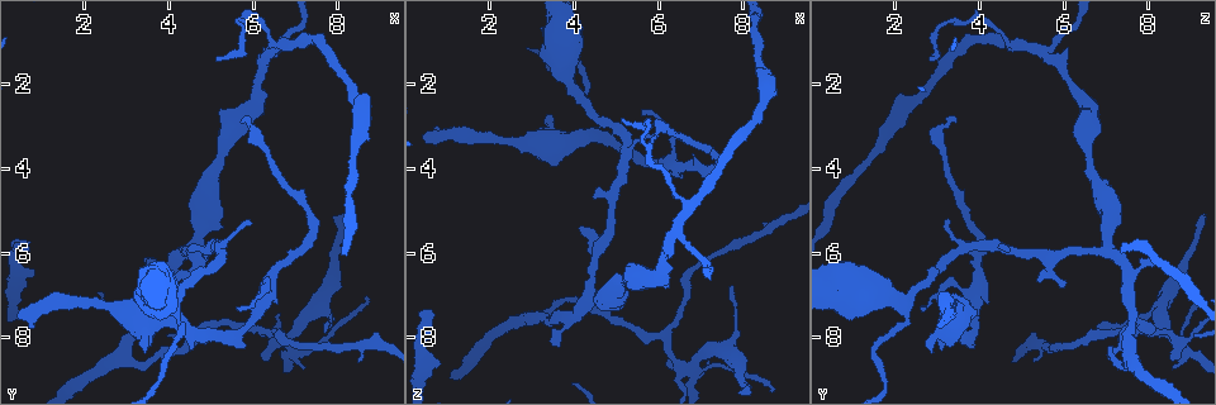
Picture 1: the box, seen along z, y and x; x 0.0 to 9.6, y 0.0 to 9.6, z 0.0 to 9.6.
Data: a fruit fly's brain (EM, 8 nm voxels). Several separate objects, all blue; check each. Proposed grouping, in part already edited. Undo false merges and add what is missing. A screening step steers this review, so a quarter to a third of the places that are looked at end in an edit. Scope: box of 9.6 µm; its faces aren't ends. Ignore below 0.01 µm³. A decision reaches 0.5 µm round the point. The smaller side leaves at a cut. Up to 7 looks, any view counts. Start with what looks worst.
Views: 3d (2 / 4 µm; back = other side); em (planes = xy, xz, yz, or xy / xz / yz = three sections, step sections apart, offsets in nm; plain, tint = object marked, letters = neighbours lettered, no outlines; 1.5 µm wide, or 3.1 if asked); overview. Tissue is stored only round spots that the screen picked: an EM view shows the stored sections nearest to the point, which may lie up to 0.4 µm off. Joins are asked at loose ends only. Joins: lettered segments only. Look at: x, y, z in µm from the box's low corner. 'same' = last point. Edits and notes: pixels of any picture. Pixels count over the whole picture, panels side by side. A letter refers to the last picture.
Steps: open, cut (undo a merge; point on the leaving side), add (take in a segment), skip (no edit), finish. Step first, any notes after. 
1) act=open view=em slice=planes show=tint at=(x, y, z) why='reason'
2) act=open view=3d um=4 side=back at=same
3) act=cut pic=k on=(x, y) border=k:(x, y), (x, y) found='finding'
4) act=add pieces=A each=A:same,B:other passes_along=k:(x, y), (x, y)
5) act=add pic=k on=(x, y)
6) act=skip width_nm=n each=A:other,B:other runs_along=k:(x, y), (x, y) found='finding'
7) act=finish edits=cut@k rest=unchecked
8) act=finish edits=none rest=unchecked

act=open view=3d um=4 at=(6.65, 8.20, 8.75) why='sharp bend'

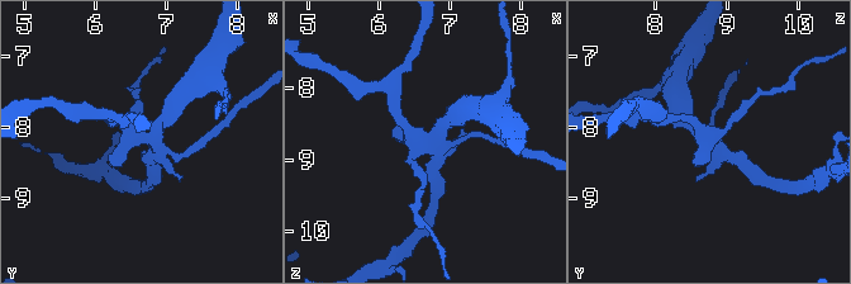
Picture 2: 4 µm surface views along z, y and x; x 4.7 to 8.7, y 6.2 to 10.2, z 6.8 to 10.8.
act=open view=em slice=xz step=8 show=letters at=(6.65, 8.15, 8.80) why='shape alone is not enough'

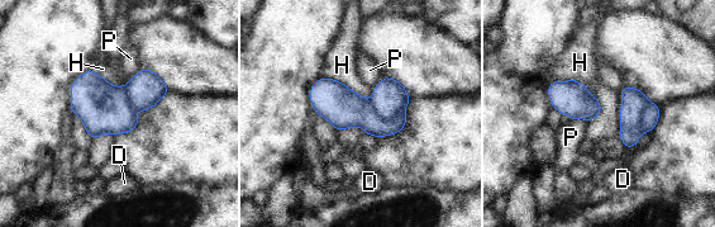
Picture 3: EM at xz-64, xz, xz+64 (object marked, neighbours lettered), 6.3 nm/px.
act=open view=em slice=yz step=8 show=letters at=same

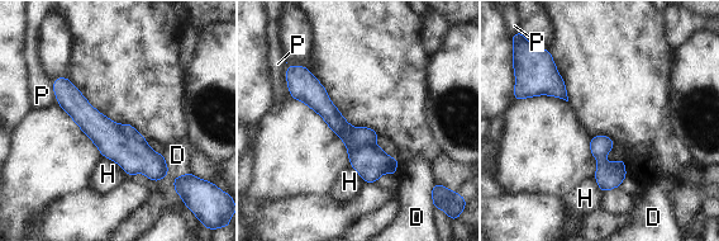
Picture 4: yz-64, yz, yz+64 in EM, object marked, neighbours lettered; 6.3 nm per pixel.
act=cut pic=4 on=(370, 161) each=D:other,H:other,P:other border=4:(353, 128), (353, 147), (374, 143) found='two neurons meet here'

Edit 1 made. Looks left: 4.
act=open view=overview why='see it whole again'

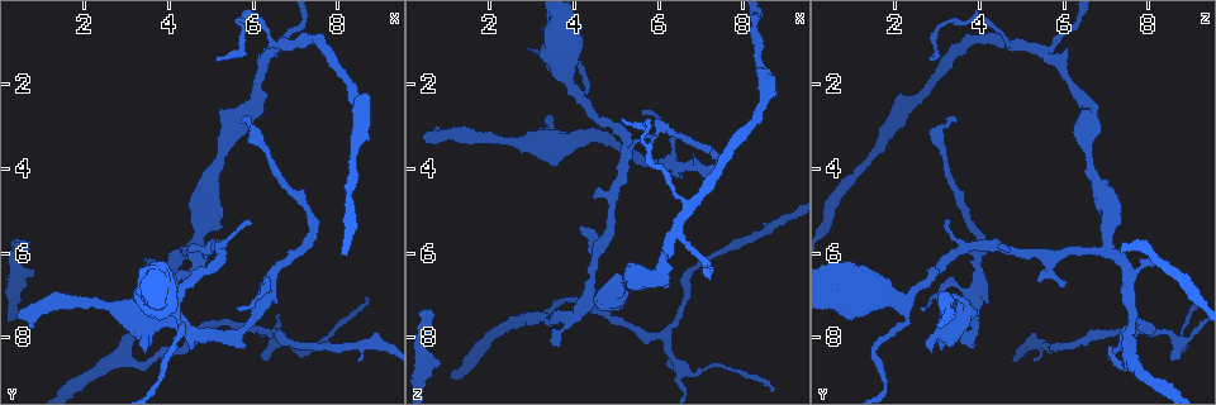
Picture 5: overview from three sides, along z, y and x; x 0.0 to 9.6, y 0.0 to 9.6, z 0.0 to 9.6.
act=open view=em slice=yz step=4 show=tint at=(5.60, 7.30, 2.55)

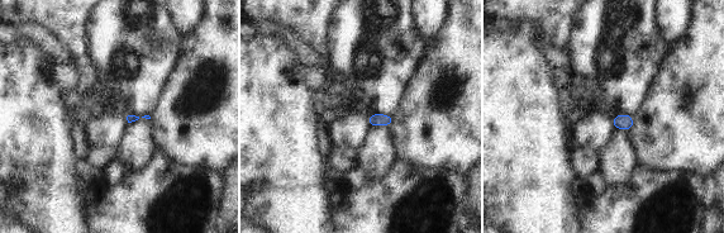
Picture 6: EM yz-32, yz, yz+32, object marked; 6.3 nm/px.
act=open view=em slice=planes show=tint at=same

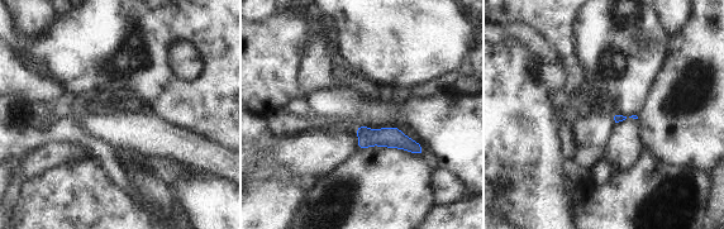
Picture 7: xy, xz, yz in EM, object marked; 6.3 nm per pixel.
act=open view=em slice=planes show=letters at=same

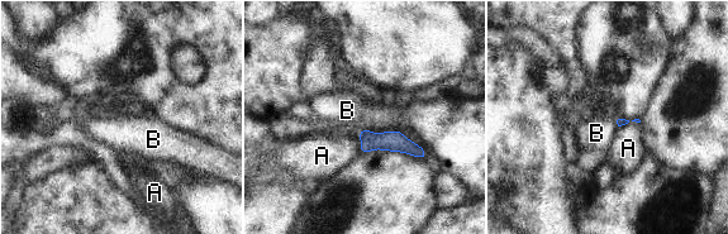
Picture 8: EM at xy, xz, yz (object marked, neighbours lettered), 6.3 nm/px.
act=skip each=A:other,B:other border=8:(367, 128), (358, 132) found='no lettered segment goes on from it'

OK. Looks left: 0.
act=finish edits=cut@4 rest=unchecked

